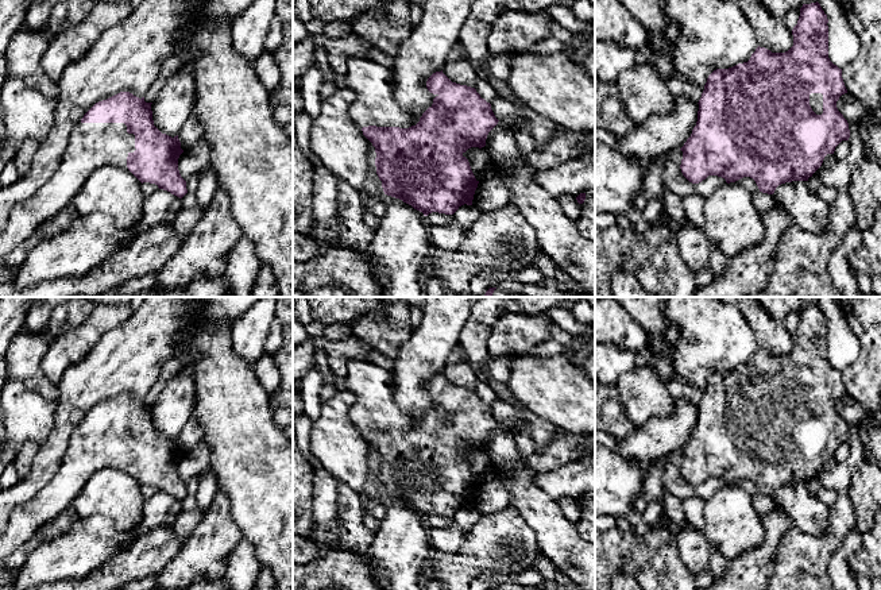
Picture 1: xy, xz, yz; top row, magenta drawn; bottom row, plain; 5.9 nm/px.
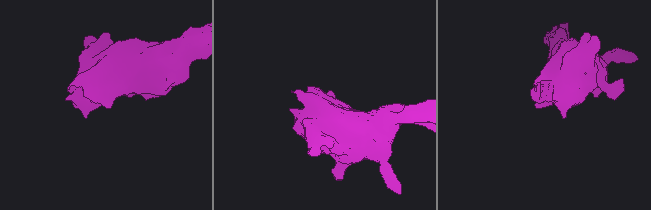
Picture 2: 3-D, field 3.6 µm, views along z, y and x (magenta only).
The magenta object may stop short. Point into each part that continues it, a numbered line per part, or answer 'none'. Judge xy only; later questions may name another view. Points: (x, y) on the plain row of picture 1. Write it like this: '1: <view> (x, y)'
1: xy (91, 448)

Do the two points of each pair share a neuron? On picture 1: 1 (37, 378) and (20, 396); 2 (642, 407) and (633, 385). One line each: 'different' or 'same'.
1: different
2: same

